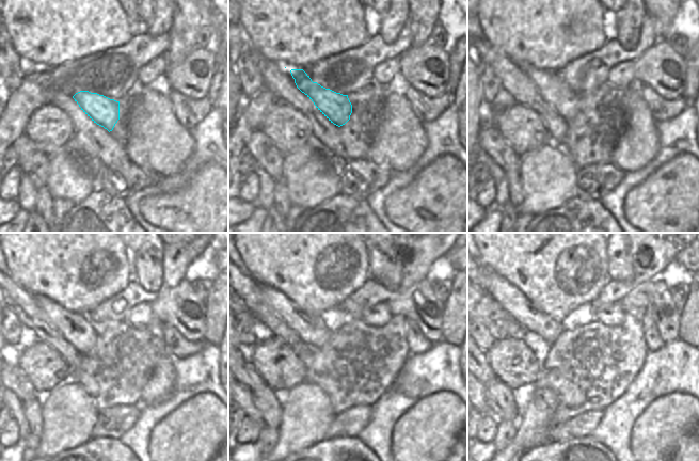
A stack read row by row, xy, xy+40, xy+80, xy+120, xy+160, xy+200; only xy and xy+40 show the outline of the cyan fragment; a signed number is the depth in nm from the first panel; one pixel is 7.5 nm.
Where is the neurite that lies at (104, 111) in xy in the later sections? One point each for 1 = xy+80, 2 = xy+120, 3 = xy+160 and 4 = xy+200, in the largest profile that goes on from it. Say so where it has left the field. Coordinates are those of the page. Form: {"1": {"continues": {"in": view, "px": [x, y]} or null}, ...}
{"1": {"continues": {"in": "xy+80", "px": [553, 90]}}, "2": {"continues": {"in": "xy+120", "px": [77, 329]}}, "3": {"continues": {"in": "xy+160", "px": [311, 328]}}, "4": {"continues": {"in": "xy+200", "px": [510, 298]}}}

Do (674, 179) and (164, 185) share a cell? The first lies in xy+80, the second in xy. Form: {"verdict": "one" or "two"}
{"verdict": "two"}

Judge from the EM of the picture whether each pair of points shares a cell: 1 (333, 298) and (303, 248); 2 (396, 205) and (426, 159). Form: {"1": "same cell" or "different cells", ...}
{"1": "same cell", "2": "different cells"}

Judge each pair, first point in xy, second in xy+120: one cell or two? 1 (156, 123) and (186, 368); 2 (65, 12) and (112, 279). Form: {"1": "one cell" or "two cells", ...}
{"1": "two cells", "2": "one cell"}

